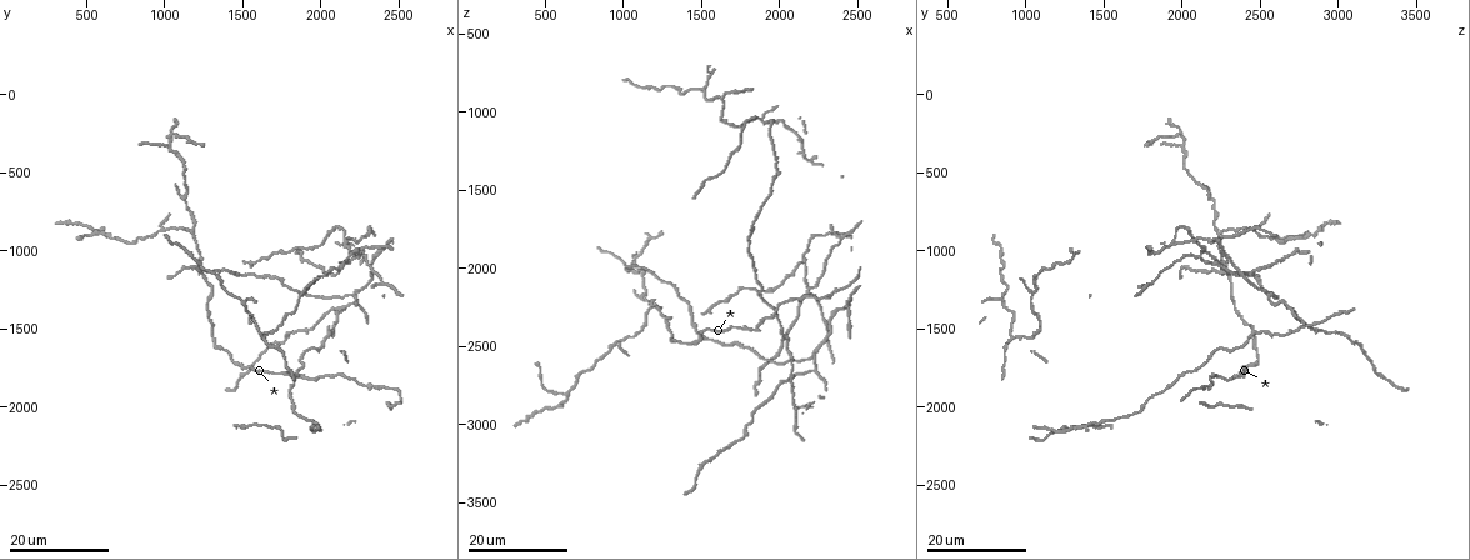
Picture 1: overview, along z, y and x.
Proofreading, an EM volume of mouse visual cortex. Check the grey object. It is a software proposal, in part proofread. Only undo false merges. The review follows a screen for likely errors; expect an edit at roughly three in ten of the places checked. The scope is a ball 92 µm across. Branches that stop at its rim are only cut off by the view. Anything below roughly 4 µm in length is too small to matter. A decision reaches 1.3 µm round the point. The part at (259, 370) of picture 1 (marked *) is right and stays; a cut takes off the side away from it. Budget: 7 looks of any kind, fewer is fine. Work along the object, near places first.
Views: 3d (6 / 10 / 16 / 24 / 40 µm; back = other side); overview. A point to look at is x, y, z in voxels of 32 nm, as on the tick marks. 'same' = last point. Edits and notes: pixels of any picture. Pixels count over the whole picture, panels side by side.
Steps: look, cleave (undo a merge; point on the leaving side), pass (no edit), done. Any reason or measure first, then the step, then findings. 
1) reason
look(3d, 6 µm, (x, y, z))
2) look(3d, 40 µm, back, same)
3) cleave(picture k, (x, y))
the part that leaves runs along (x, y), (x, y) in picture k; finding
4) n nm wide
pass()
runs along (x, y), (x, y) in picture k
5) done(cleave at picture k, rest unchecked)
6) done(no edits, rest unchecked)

look(3d, 16 µm, (620, 900, 2800))

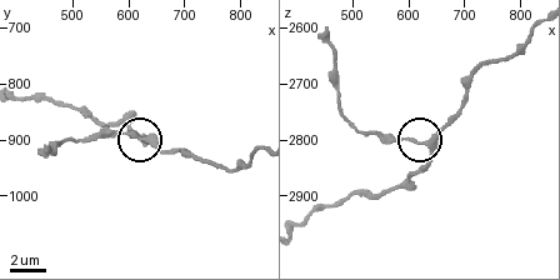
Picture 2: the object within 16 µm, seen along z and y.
look(3d, 10 µm, (630, 900, 2810))

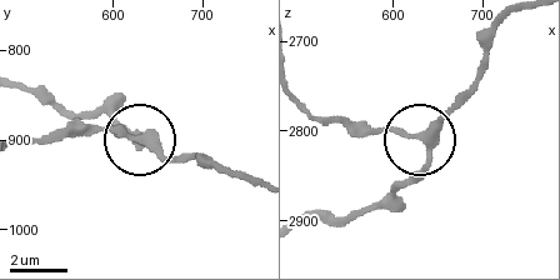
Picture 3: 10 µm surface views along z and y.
3 arms
pass()
runs along (504, 23), (483, 73), (425, 130), (410, 138), (349, 130) in picture 3; one neuron here

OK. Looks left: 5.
look(3d, 24 µm, (1180, 880, 2240))

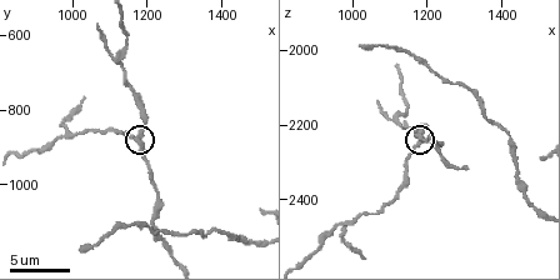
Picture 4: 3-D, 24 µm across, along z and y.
look(3d, 6 µm, same)

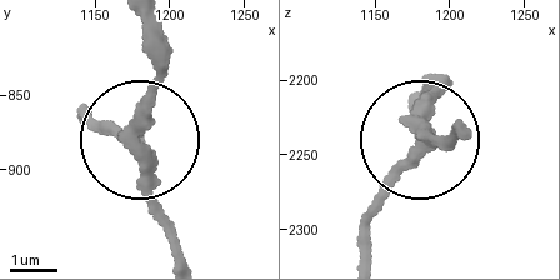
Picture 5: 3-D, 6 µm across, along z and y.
look(3d, 6 µm, back, same)

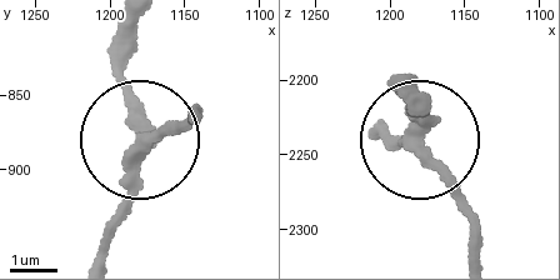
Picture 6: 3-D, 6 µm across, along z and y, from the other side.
300 nm wide
pass()
runs along (375, 139), (420, 128), (408, 80) in picture 6; all the same neuron

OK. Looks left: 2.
thick turns thin
look(3d, 16 µm, (1800, 1980, 1760))

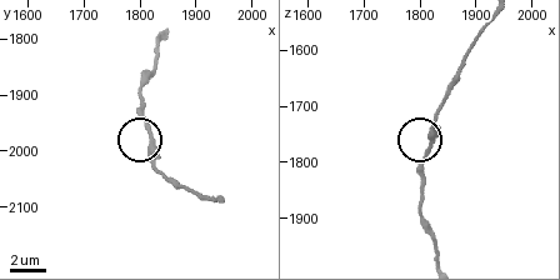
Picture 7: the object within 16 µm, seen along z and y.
look(3d, 10 µm, (1825, 1985, 1765))

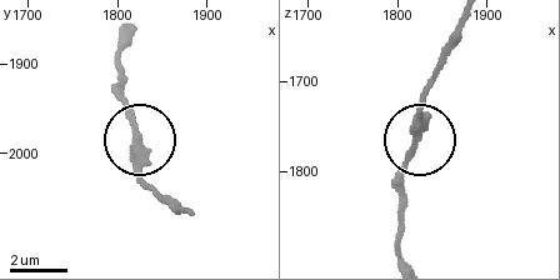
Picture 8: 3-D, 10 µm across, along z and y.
270 nm wide
pass()
continuous, no second neuron

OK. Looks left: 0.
done(no edits, rest unchecked)

